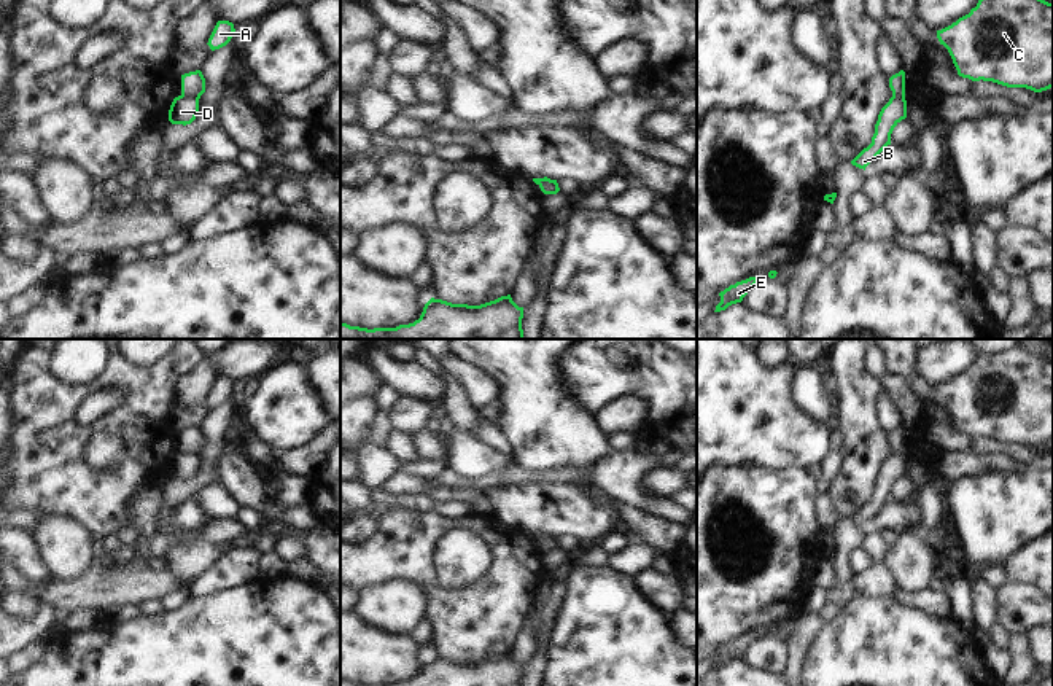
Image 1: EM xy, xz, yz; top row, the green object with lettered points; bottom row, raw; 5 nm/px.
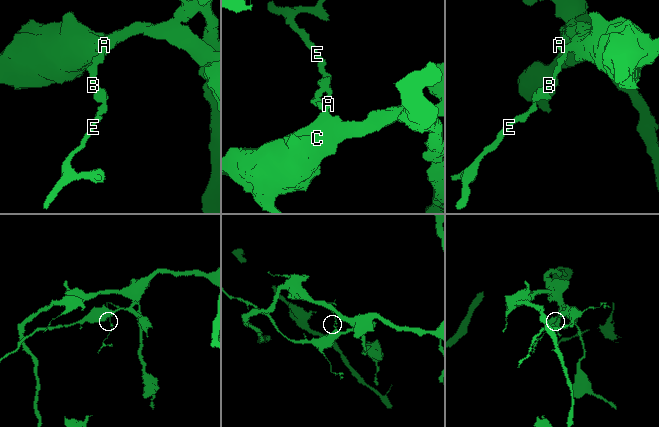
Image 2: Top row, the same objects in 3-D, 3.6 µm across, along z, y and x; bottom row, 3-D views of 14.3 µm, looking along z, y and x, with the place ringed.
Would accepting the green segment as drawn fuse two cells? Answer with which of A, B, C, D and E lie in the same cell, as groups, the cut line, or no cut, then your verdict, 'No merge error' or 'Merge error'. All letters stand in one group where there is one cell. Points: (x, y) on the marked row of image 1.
Groups: A C / B D E. Split along xy (182, 94), (198, 99). Merge error

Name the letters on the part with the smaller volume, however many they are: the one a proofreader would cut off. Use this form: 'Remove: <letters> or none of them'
Remove: B, D, E

